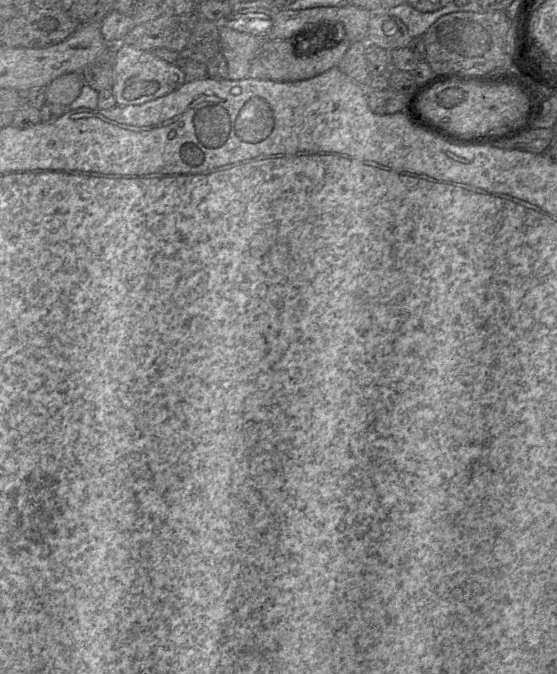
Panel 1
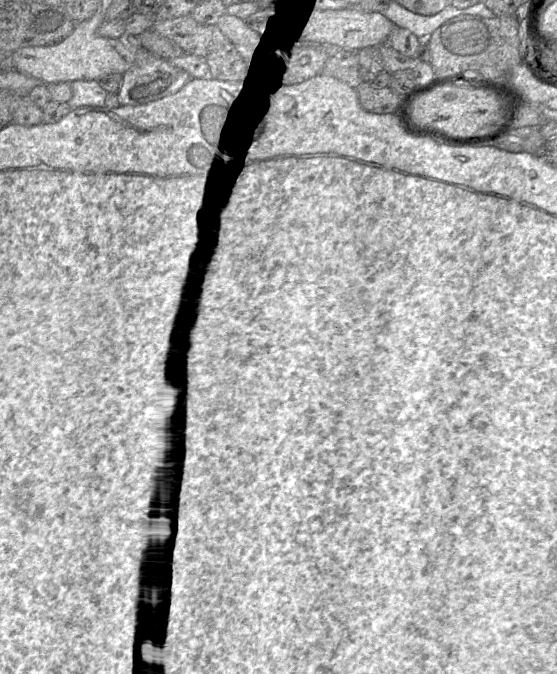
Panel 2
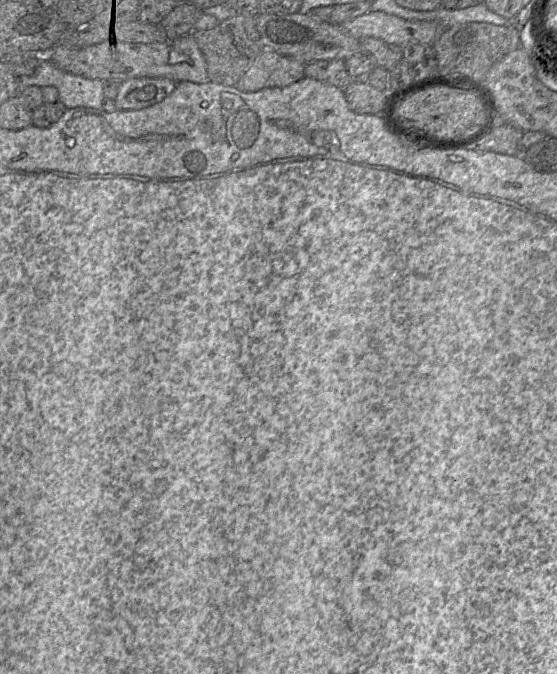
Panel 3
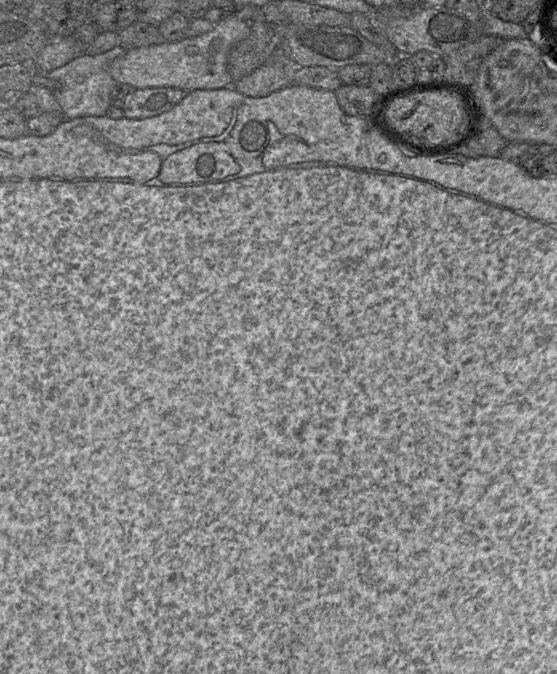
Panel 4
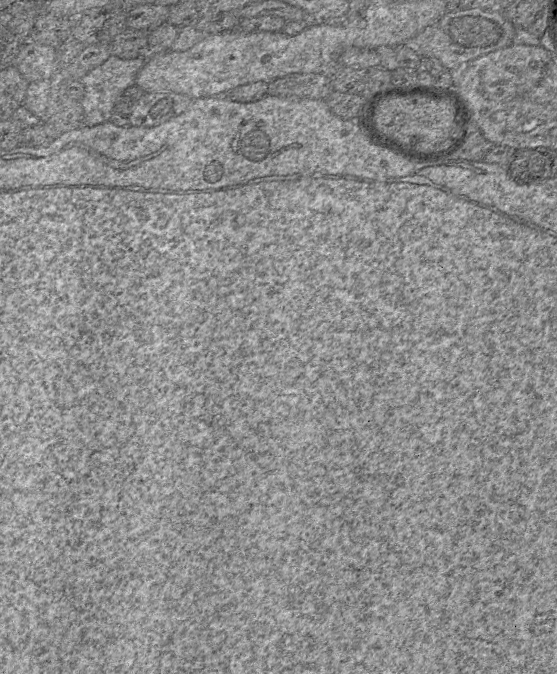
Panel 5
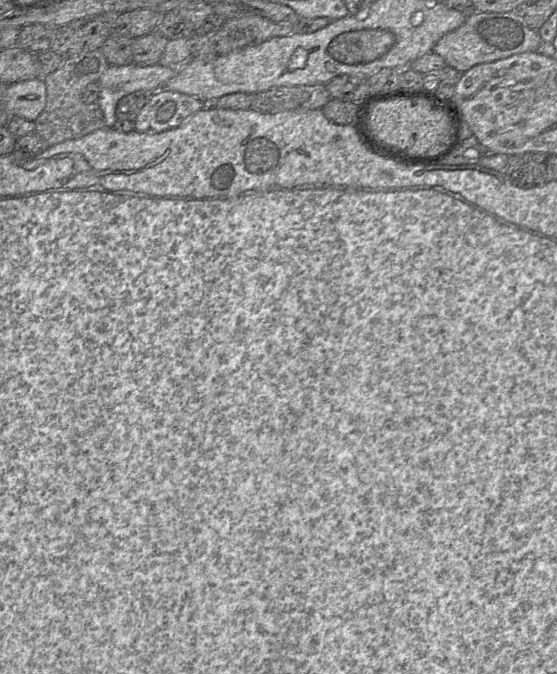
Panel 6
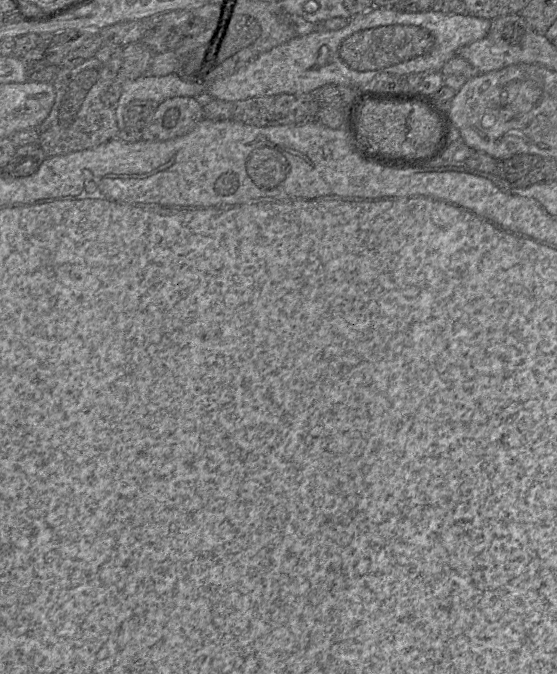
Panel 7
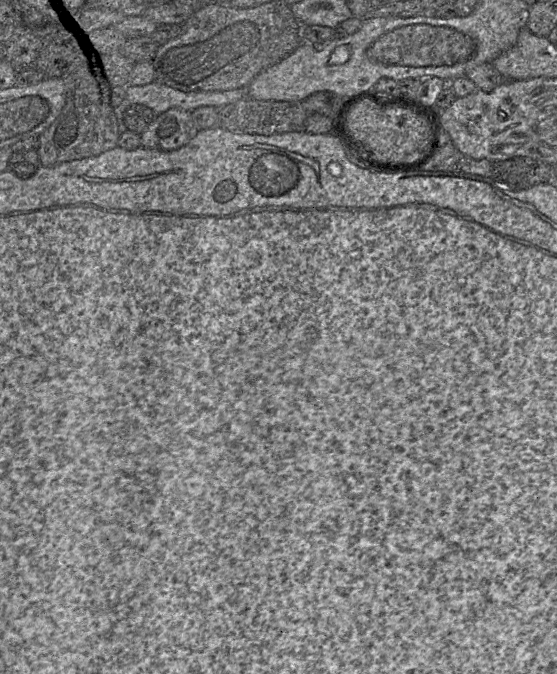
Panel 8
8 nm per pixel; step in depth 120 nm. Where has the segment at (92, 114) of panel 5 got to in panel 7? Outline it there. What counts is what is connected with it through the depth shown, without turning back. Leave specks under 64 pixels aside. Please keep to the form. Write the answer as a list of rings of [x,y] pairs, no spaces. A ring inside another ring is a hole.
[[[171,73],[165,76],[151,76],[151,75],[143,75],[137,79],[131,79],[131,80],[121,80],[121,87],[122,87],[122,92],[119,100],[117,101],[117,104],[114,108],[114,114],[115,114],[115,119],[117,122],[118,129],[121,130],[125,127],[124,121],[123,121],[123,111],[125,106],[130,103],[133,100],[149,100],[153,101],[157,104],[170,99],[174,97],[194,97],[197,99],[200,99],[202,103],[204,104],[204,101],[207,99],[213,99],[210,97],[207,97],[206,93],[206,85],[204,83],[194,83],[194,82],[189,82],[181,79],[177,74]]]

